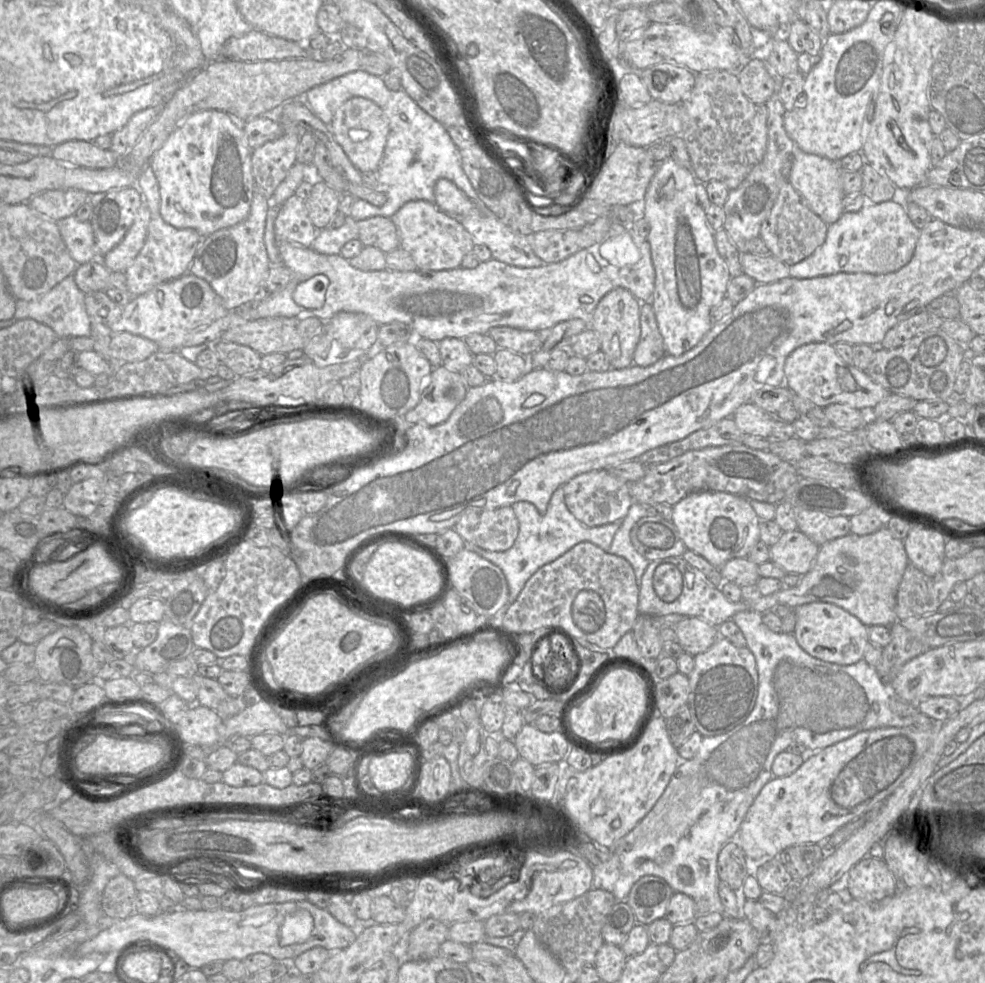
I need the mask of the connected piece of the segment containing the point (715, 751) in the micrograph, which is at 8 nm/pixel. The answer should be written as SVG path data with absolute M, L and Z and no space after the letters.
M741 611L732 616L731 620L740 628L745 640L746 646L752 652L756 660L758 672L758 694L754 707L741 724L732 730L717 736L703 736L700 747L693 758L689 760L682 759L673 773L663 794L655 803L650 812L624 837L610 848L610 859L602 864L593 867L592 889L603 889L612 893L617 901L626 901L632 886L643 876L654 875L663 878L674 892L681 892L693 899L705 899L711 906L711 913L718 912L725 915L725 907L719 897L718 887L720 878L717 872L718 855L722 847L730 842L731 837L739 830L740 825L747 814L750 806L760 793L764 785L773 777L772 764L775 757L786 751L792 743L802 743L812 752L822 750L834 745L842 740L854 736L855 734L885 727L903 727L903 717L894 714L890 709L891 691L883 683L877 669L870 666L863 658L852 665L839 665L828 663L812 657L805 652L797 643L793 633L775 633L771 631L762 620L762 614L755 611Z

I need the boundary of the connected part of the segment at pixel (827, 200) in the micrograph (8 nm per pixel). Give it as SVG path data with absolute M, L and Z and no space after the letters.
M794 144L792 168L788 182L801 195L807 206L827 225L836 222L843 214L845 194L841 186L842 171L838 162L808 154Z

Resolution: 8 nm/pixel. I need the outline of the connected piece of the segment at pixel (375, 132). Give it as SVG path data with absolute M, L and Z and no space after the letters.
M363 97L350 98L332 116L330 131L360 173L378 170L389 135L389 120L375 102Z

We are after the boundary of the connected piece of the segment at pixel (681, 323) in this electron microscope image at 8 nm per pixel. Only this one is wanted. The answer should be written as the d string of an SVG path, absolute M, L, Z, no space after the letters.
M671 157L659 165L647 188L645 197L638 206L639 213L650 225L647 241L650 244L652 263L655 269L655 288L650 301L653 306L659 331L663 337L665 354L680 356L695 347L713 326L711 309L726 296L731 279L728 267L715 245L714 234L707 221L705 210L696 193L697 179L691 169L678 165Z

